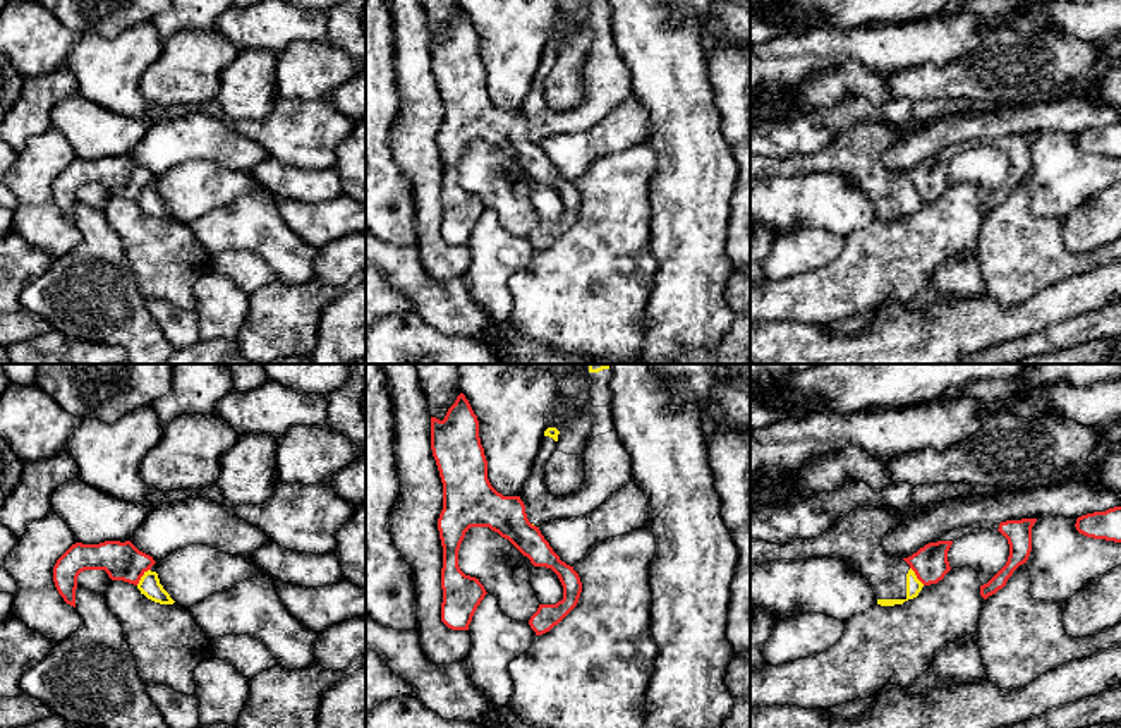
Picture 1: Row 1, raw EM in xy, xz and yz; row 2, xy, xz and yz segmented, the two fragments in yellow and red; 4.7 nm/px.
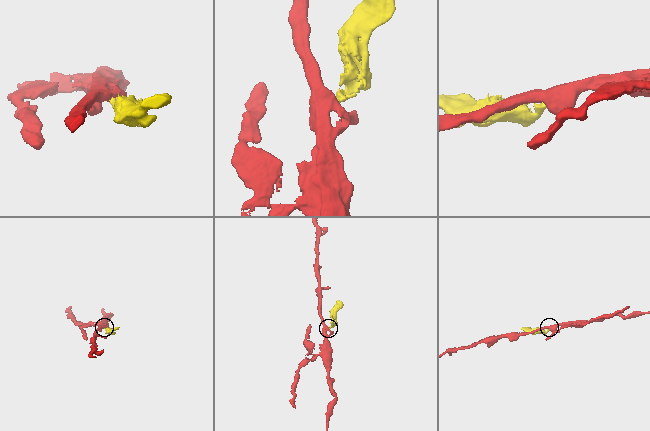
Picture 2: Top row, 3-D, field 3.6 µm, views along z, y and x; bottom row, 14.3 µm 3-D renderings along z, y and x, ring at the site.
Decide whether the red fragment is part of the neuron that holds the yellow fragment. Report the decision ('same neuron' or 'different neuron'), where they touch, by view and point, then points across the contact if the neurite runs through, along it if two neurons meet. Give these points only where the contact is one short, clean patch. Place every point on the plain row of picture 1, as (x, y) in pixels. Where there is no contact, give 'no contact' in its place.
different neuron | xy (141, 193) | along xy (150, 184), (136, 200)

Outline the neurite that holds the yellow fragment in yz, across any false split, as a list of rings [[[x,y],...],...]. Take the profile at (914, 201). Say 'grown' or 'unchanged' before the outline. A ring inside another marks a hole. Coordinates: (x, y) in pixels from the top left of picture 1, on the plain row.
grown; [[[858,122],[812,155],[795,155],[786,160],[750,155],[750,189],[760,179],[774,175],[839,173],[869,196],[877,220],[903,220],[917,213],[924,199],[905,175],[884,167],[882,153],[903,137],[905,129]]]

